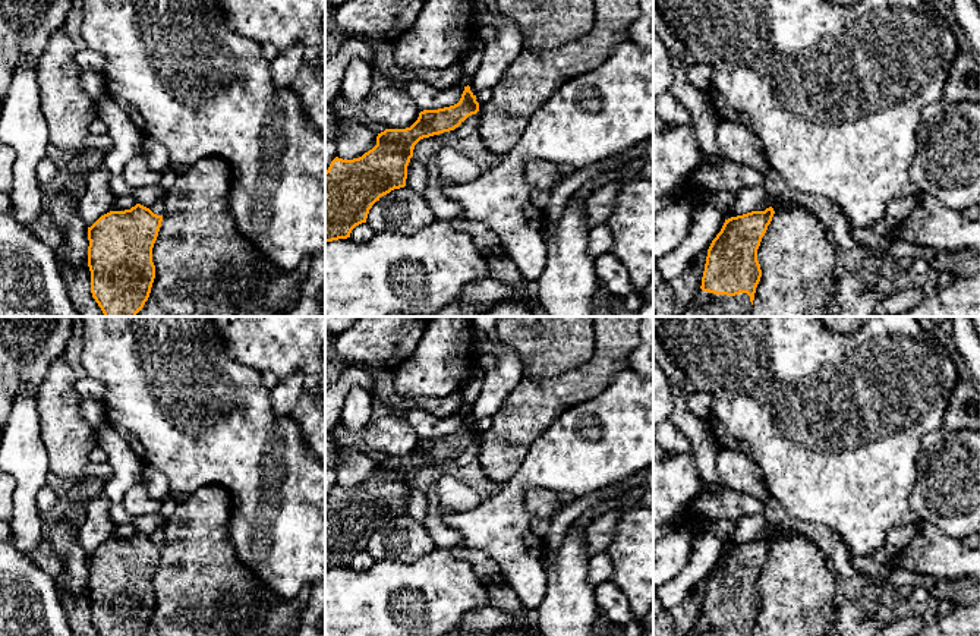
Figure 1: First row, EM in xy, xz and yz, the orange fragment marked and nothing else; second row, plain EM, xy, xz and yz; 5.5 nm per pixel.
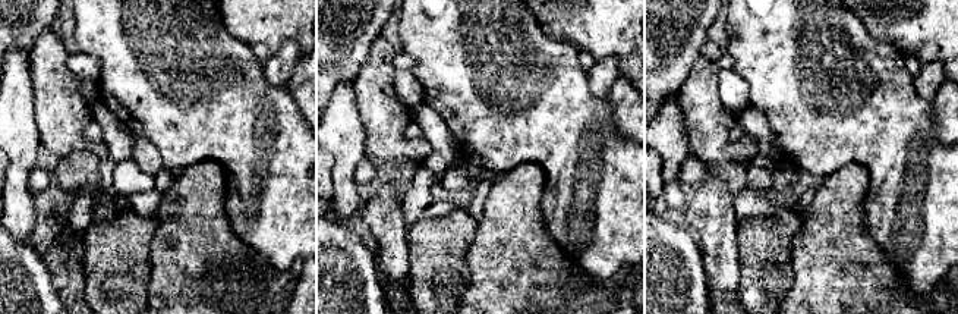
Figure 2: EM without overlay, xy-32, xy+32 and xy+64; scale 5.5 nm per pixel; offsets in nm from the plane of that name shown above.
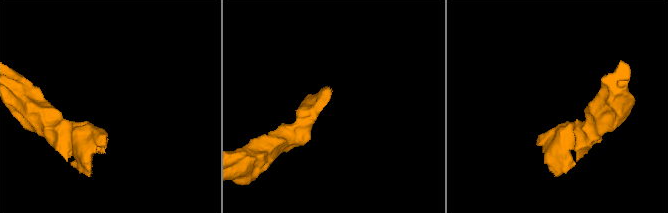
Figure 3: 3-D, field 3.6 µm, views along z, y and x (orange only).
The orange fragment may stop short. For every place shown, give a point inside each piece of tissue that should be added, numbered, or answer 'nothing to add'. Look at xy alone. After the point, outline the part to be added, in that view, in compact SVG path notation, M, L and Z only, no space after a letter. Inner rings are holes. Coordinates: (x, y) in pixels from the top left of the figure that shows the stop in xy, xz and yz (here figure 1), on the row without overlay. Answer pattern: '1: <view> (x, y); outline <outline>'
nothing to add

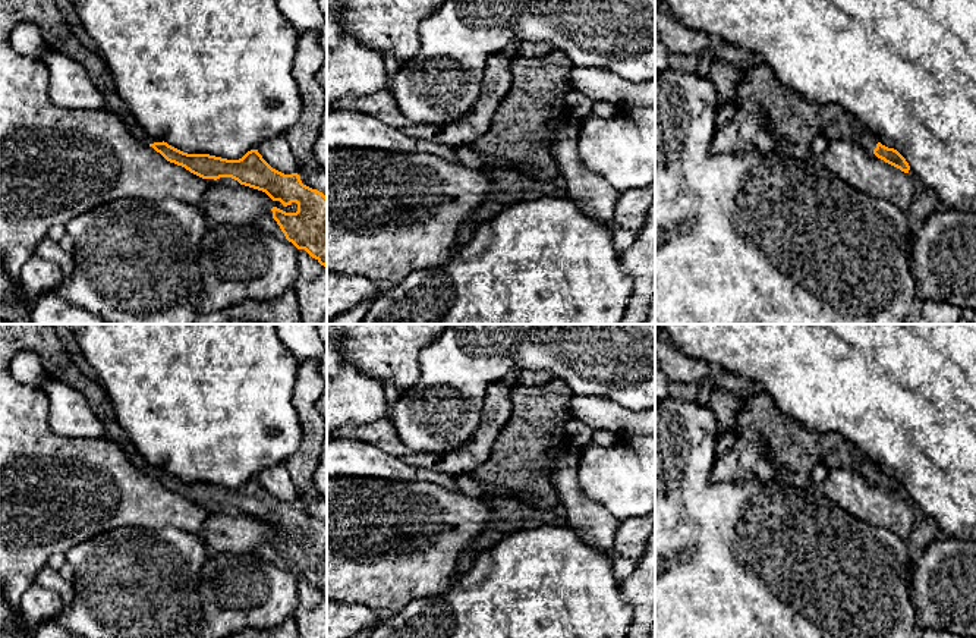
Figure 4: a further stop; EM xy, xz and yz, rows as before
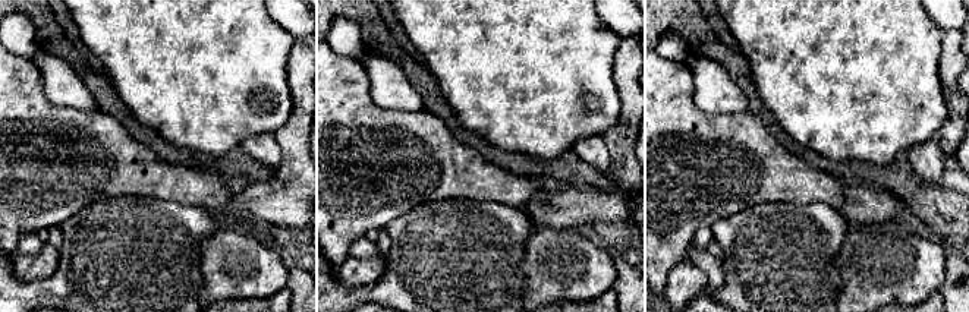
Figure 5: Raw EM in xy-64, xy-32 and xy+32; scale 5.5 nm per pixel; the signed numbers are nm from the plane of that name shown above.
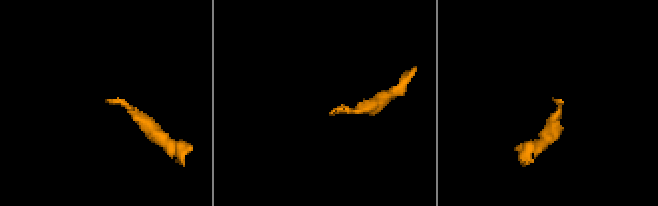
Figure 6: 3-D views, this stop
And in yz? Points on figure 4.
1: yz (846, 455); outline M843 440L834 450L831 450L825 456L824 463L829 469L851 468L862 474L868 481L873 481L879 471L872 459L849 440Z

